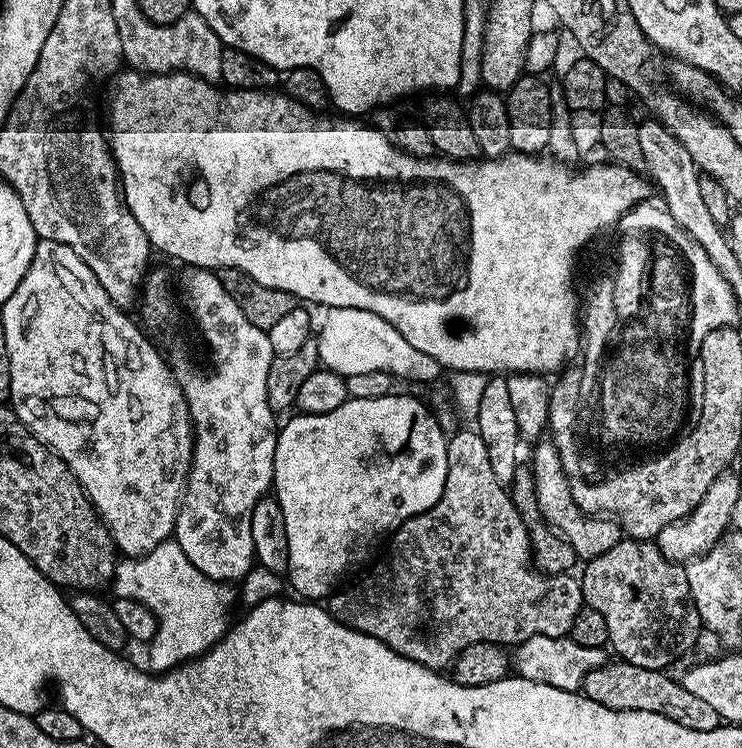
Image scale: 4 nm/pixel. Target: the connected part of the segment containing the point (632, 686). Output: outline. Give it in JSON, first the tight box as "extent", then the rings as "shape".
{"extent":[583,662,722,730],"shape":[[[605,662],[602,667],[590,670],[586,674],[583,695],[594,702],[614,710],[650,710],[678,722],[682,726],[690,726],[690,730],[714,730],[721,727],[722,721],[718,710],[714,710],[703,698],[690,694],[679,679],[667,680],[667,675],[646,670],[642,666],[634,666],[623,662]]]}

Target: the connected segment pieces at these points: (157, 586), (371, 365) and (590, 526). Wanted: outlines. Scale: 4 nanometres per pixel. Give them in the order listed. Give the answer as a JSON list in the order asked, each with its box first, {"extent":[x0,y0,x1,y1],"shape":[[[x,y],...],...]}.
[{"extent":[110,538,238,674],"shape":[[[172,538],[154,546],[154,550],[142,557],[121,559],[115,565],[115,576],[110,583],[111,590],[113,597],[134,598],[134,602],[142,602],[142,606],[146,606],[155,614],[156,633],[147,645],[147,667],[156,674],[169,672],[179,664],[186,664],[189,660],[195,660],[209,652],[228,633],[230,621],[233,619],[232,603],[236,604],[238,600],[231,583],[206,578],[206,574],[196,569],[194,562],[190,562],[190,558],[186,558],[186,554],[180,552],[180,547]]]},{"extent":[316,308,442,384],"shape":[[[333,308],[327,313],[324,325],[319,325],[316,345],[320,351],[320,364],[327,371],[336,372],[342,377],[354,374],[369,374],[371,371],[386,371],[393,378],[407,382],[417,379],[418,382],[432,384],[442,375],[438,361],[422,350],[414,350],[390,322],[370,314],[370,310],[353,308]]]},{"extent":[530,438,622,562],"shape":[[[541,438],[535,441],[530,457],[532,473],[534,474],[534,490],[538,494],[538,510],[542,510],[542,518],[552,531],[557,532],[562,539],[570,542],[574,554],[584,562],[598,558],[598,554],[606,554],[606,550],[618,546],[622,539],[622,529],[615,520],[605,518],[600,514],[584,512],[574,502],[574,494],[570,494],[573,481],[562,466],[562,458],[551,438]]]}]

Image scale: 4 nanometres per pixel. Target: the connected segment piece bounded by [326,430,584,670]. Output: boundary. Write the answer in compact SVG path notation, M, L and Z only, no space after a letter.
M456 430L448 436L448 473L442 498L438 498L438 502L429 512L418 514L414 518L408 519L405 524L400 525L395 532L391 533L387 544L380 560L378 558L369 567L370 572L354 583L352 588L341 587L339 590L333 591L327 597L326 607L330 615L338 622L345 624L347 628L353 628L362 634L378 638L378 642L390 646L390 650L427 668L447 669L452 661L460 655L460 652L466 650L466 646L474 645L476 642L490 641L492 644L501 646L515 646L530 637L568 636L572 631L574 614L578 614L578 610L584 604L584 592L580 589L580 581L575 575L550 576L534 567L532 543L528 537L526 526L522 522L518 510L514 510L509 489L494 476L487 457L486 445L476 430L470 430L470 432Z

